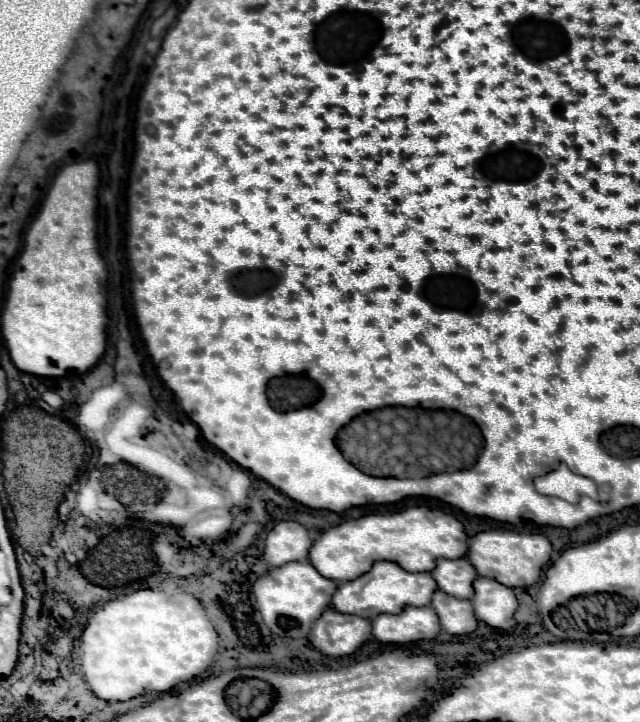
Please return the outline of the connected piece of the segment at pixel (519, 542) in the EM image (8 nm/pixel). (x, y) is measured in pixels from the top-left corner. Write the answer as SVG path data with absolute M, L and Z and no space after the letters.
M482 531L470 537L470 549L466 557L482 577L496 579L506 587L530 587L542 579L542 573L552 557L552 543L540 533Z

